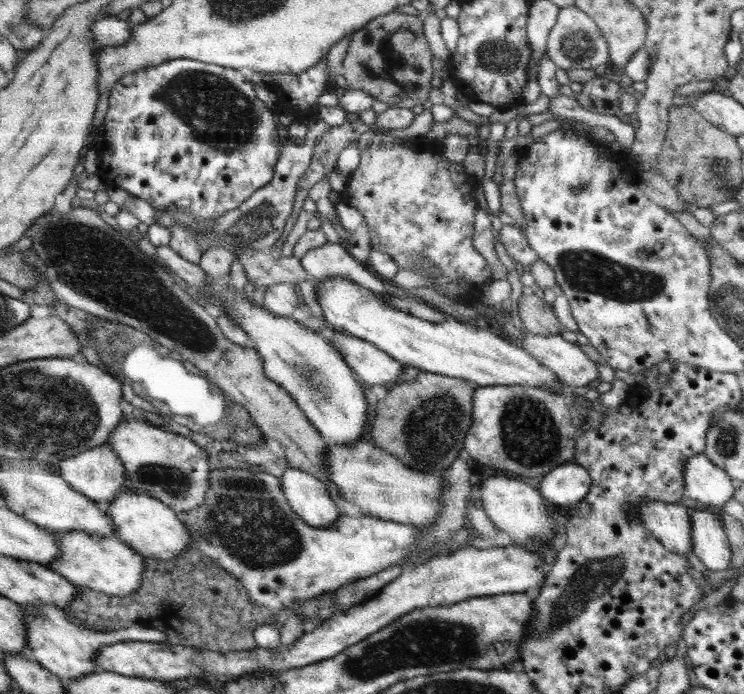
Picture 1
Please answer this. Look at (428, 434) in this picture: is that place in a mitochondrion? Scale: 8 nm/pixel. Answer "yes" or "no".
yes

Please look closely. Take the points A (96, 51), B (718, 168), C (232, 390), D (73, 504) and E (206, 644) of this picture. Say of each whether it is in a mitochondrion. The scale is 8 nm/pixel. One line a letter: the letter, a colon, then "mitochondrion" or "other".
A: other
B: mitochondrion
C: other
D: other
E: other

